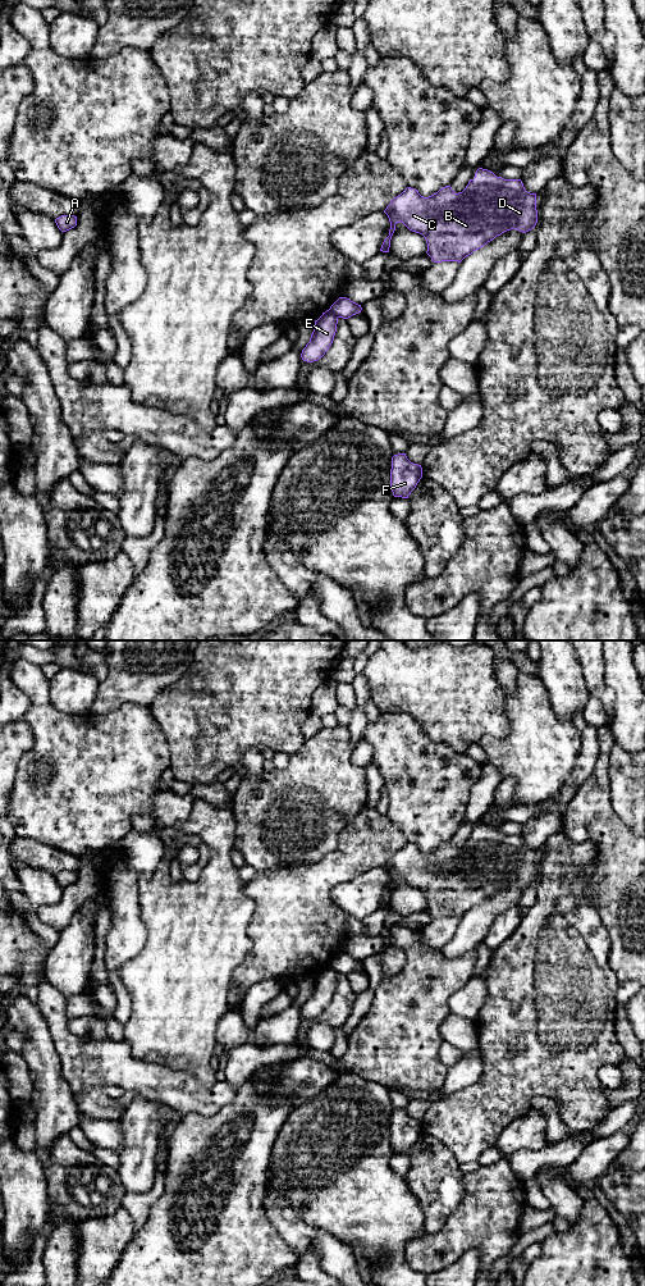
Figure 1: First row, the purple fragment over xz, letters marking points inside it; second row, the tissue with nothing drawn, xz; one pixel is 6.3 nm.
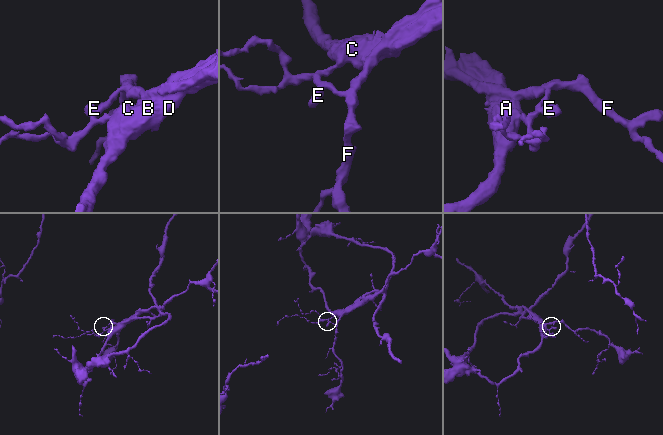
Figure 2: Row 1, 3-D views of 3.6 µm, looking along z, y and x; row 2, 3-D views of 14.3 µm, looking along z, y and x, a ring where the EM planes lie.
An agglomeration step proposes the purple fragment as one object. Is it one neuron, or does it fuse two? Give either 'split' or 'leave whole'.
split

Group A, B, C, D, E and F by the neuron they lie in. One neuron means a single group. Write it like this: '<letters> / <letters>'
A B C D E / F

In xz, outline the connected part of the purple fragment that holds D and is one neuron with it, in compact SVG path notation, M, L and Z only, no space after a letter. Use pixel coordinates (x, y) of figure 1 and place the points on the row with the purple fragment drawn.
M482 168L476 170L475 178L458 193L450 186L445 186L436 193L424 197L417 190L407 187L390 201L384 213L389 218L390 229L380 251L389 252L395 224L403 223L410 231L425 237L426 254L434 263L461 263L497 236L511 229L526 233L538 223L536 193L527 192L521 179L504 179Z

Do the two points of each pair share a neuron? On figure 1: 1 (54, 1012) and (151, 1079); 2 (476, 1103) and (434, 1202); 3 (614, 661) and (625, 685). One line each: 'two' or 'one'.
1: one
2: two
3: one

